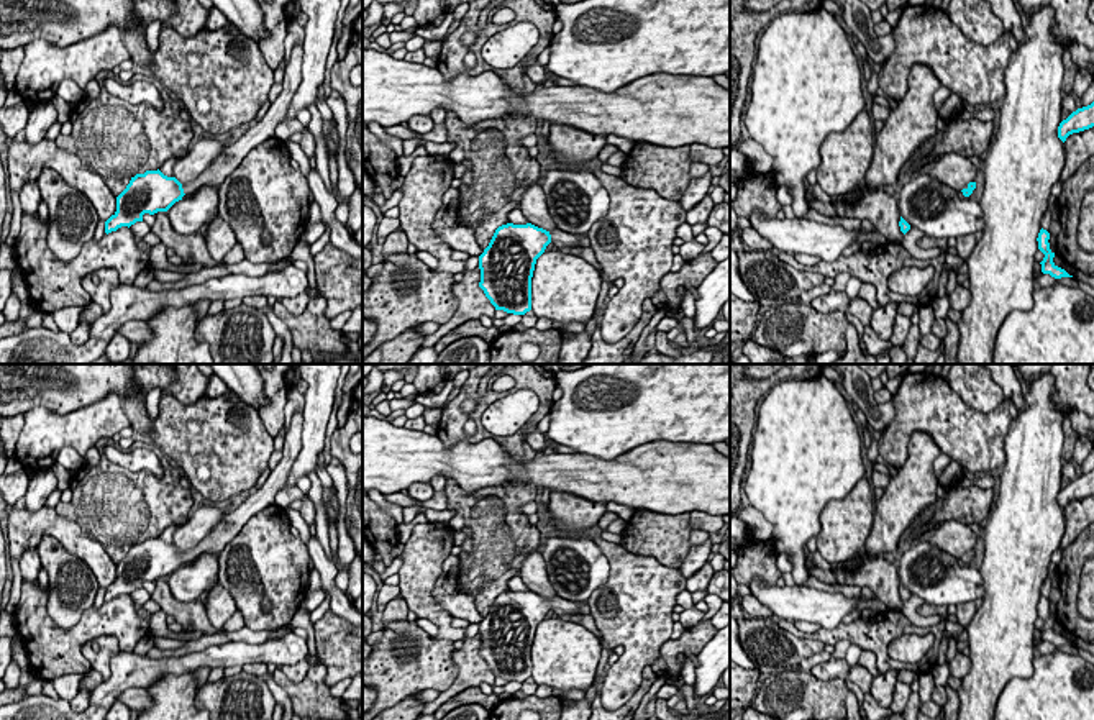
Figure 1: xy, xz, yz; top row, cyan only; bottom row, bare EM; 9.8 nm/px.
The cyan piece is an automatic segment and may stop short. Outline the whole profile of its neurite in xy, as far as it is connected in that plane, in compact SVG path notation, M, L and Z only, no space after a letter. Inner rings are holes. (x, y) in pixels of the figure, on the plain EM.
M295 412L284 440L282 459L271 471L264 485L246 497L238 508L226 513L197 546L182 553L175 545L167 545L159 536L131 545L126 556L116 564L116 579L105 589L105 600L143 589L144 581L167 579L184 563L190 563L200 554L223 551L253 515L274 505L276 495L282 490L302 449L302 426L302 412Z

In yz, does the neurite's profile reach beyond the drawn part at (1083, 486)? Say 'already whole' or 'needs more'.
already whole

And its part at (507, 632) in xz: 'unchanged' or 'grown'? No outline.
grown

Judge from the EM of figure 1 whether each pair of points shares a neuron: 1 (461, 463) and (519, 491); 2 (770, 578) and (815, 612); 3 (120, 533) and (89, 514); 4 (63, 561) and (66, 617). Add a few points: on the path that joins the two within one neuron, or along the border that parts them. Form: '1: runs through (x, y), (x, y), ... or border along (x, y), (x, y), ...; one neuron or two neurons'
1: border along (537, 487), (527, 484), (486, 486), (469, 494); two neurons
2: border along (748, 583), (758, 576), (774, 586); two neurons
3: runs through (112, 532), (97, 519); one neuron
4: runs through (66, 574), (66, 604); one neuron

